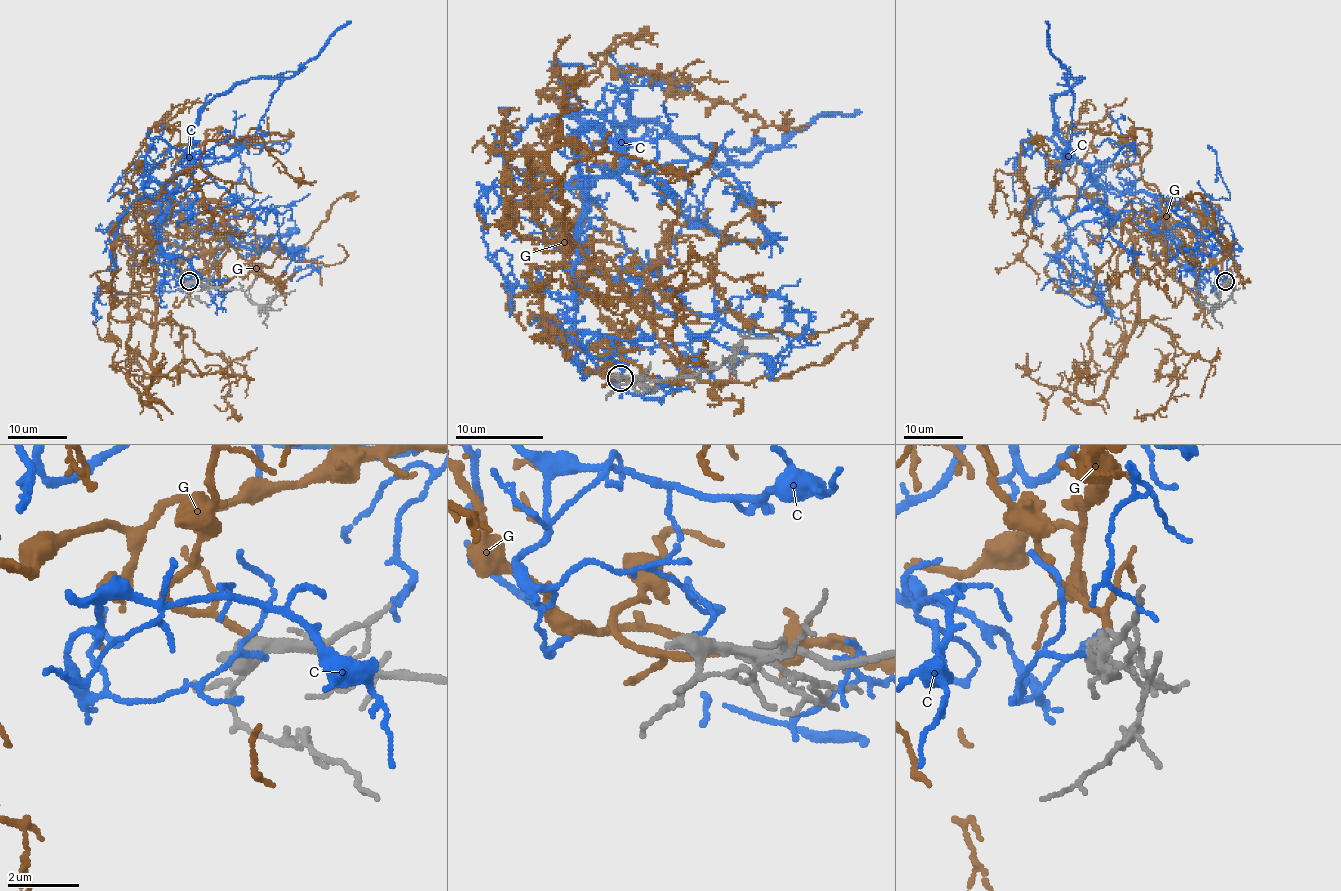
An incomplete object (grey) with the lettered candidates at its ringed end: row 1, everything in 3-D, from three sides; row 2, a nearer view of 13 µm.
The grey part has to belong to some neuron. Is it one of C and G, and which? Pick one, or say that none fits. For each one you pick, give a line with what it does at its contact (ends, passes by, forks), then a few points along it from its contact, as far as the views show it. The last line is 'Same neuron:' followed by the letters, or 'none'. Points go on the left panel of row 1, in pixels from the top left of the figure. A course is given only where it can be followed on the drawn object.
G: It ends there. Its course: (188, 281), (185, 232), (152, 236), (138, 195), (228, 136), (299, 167)
Same neuron: G

